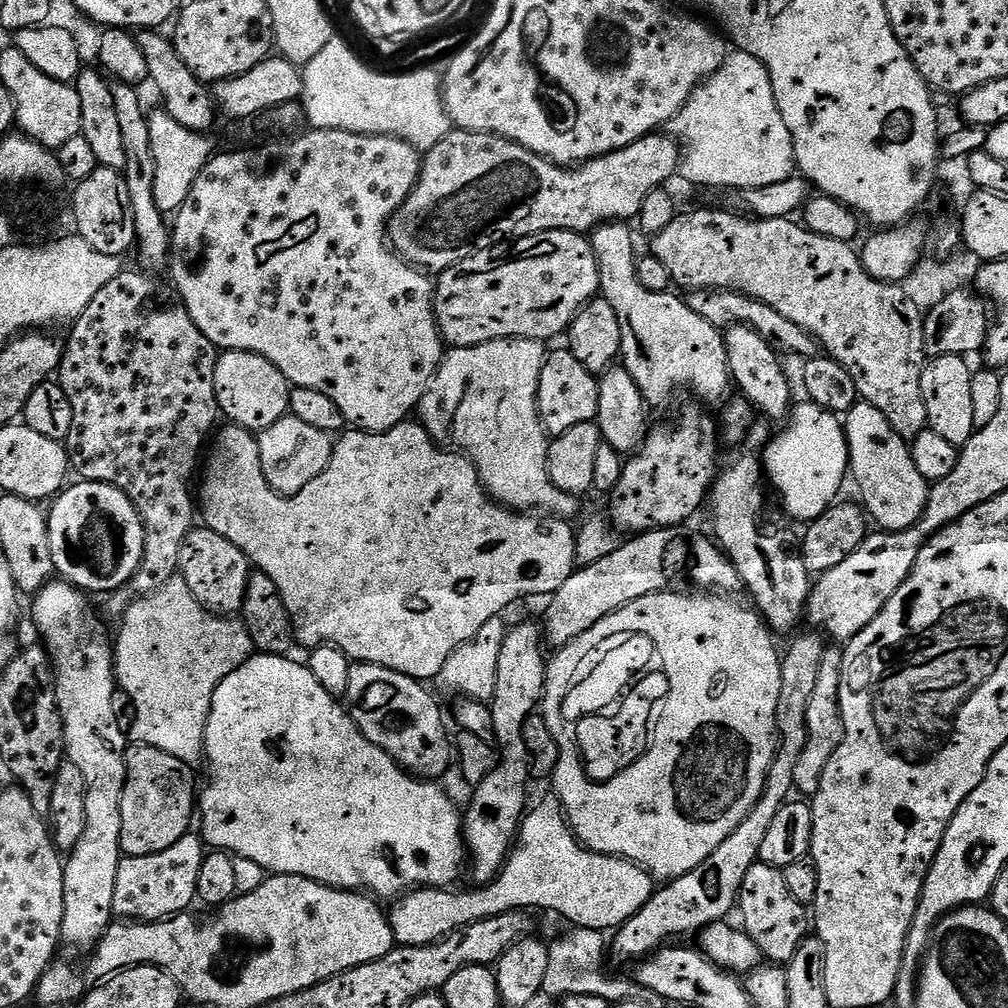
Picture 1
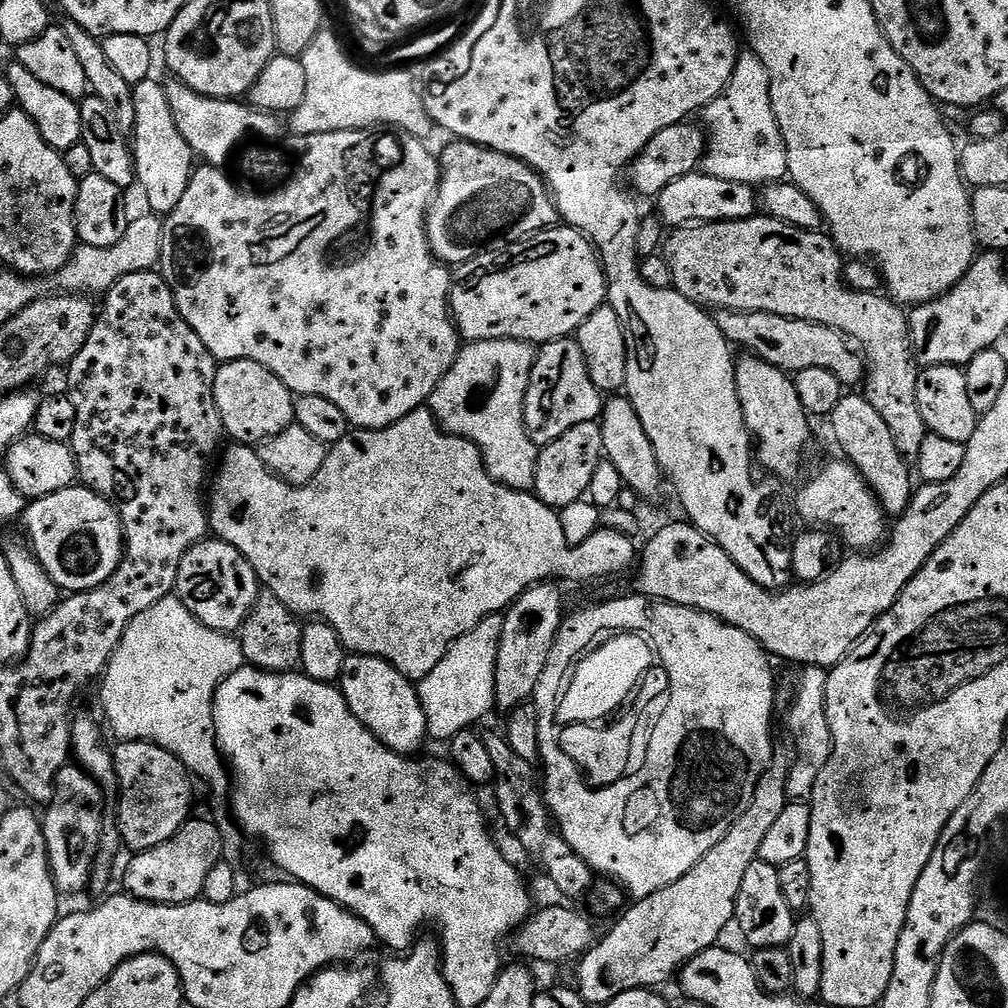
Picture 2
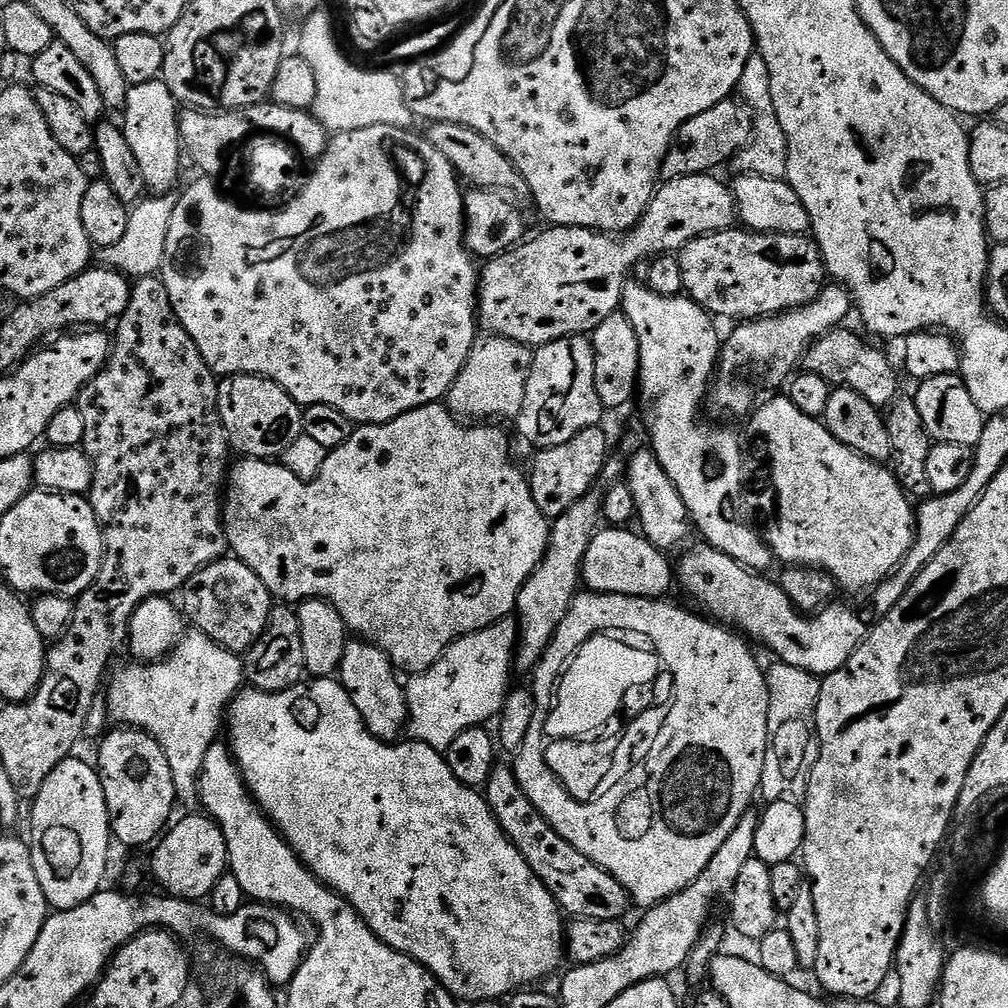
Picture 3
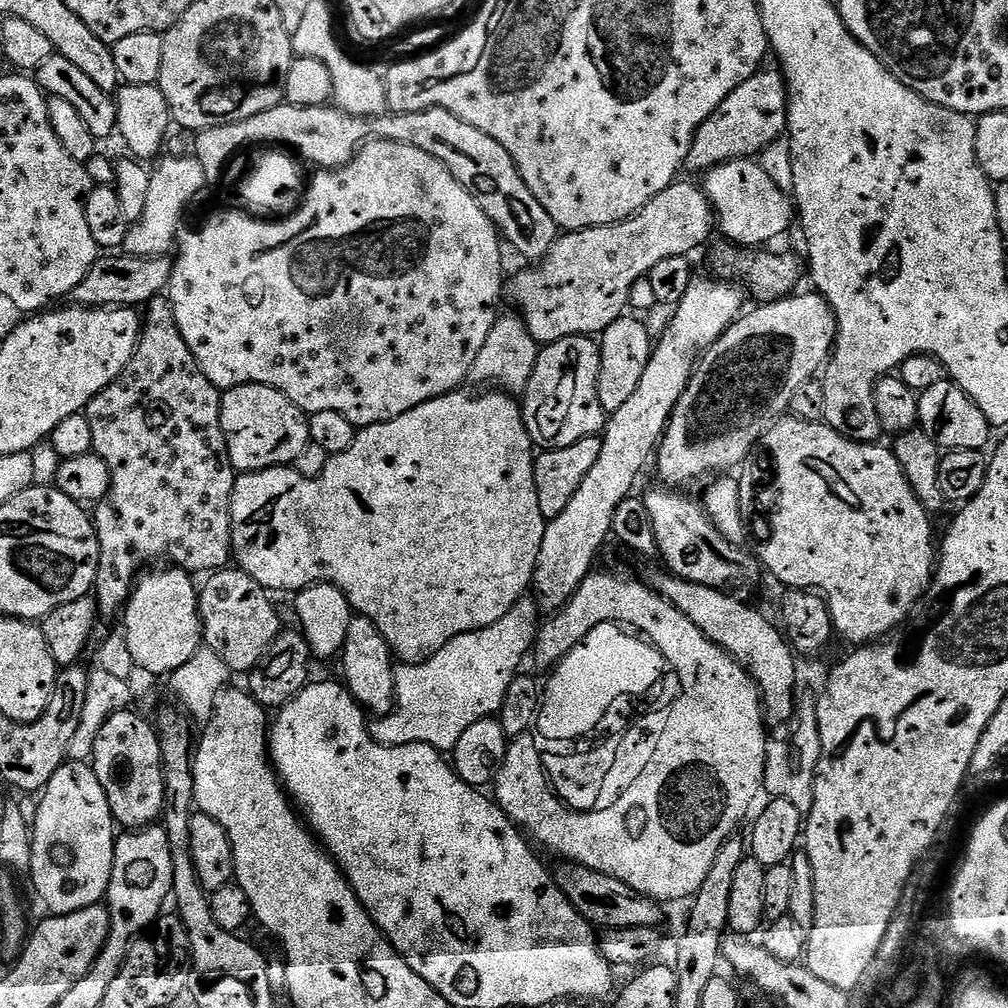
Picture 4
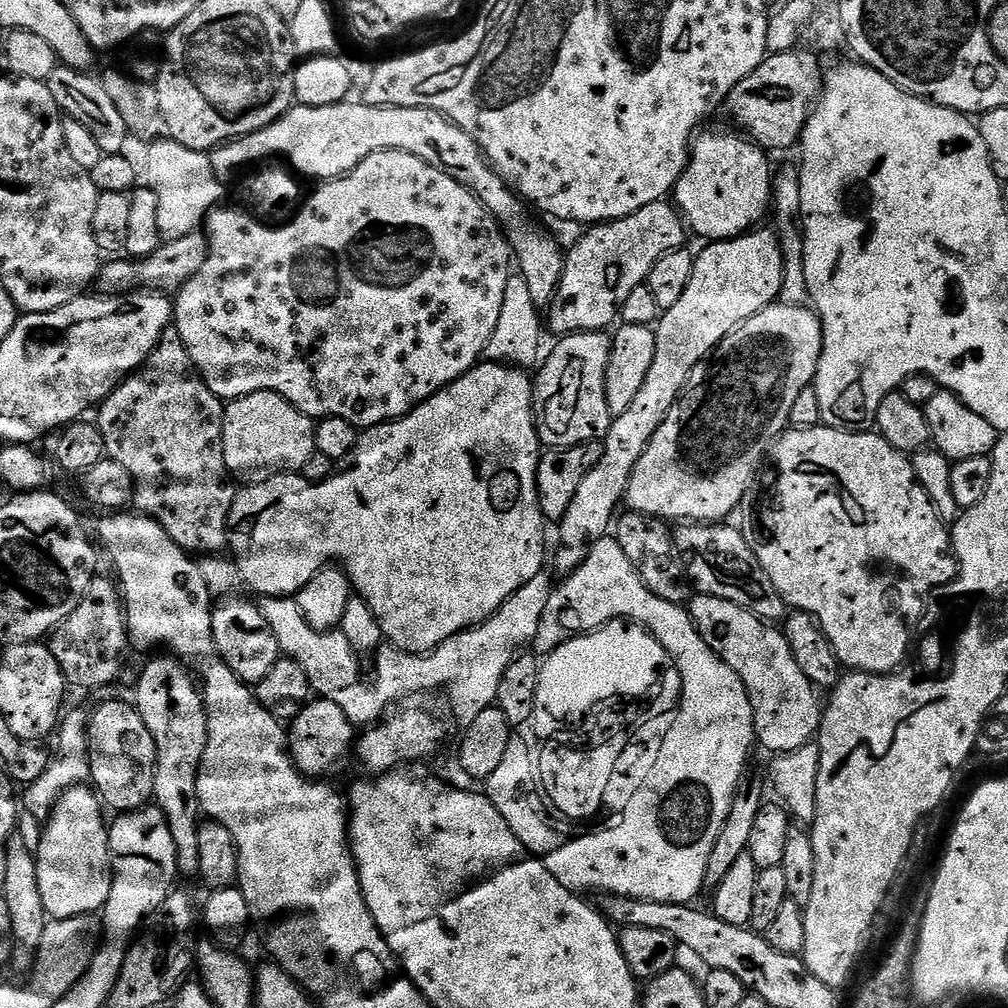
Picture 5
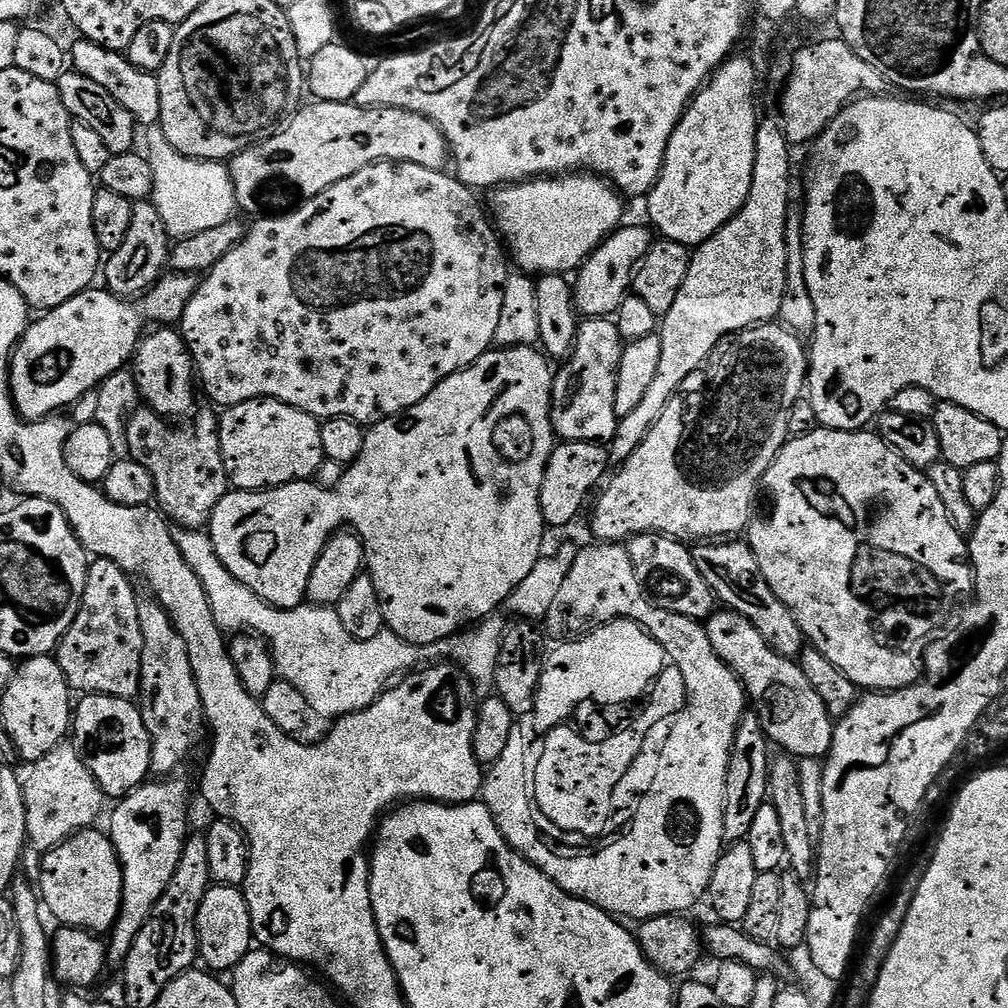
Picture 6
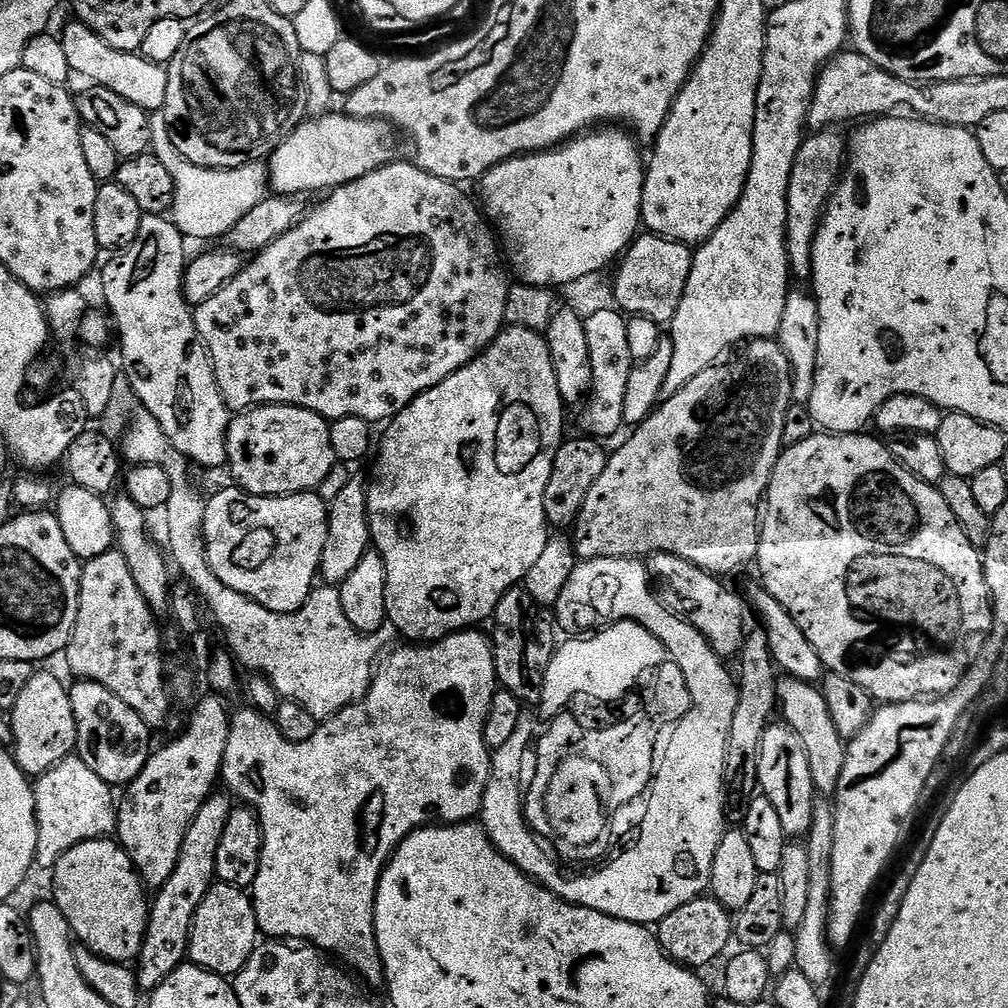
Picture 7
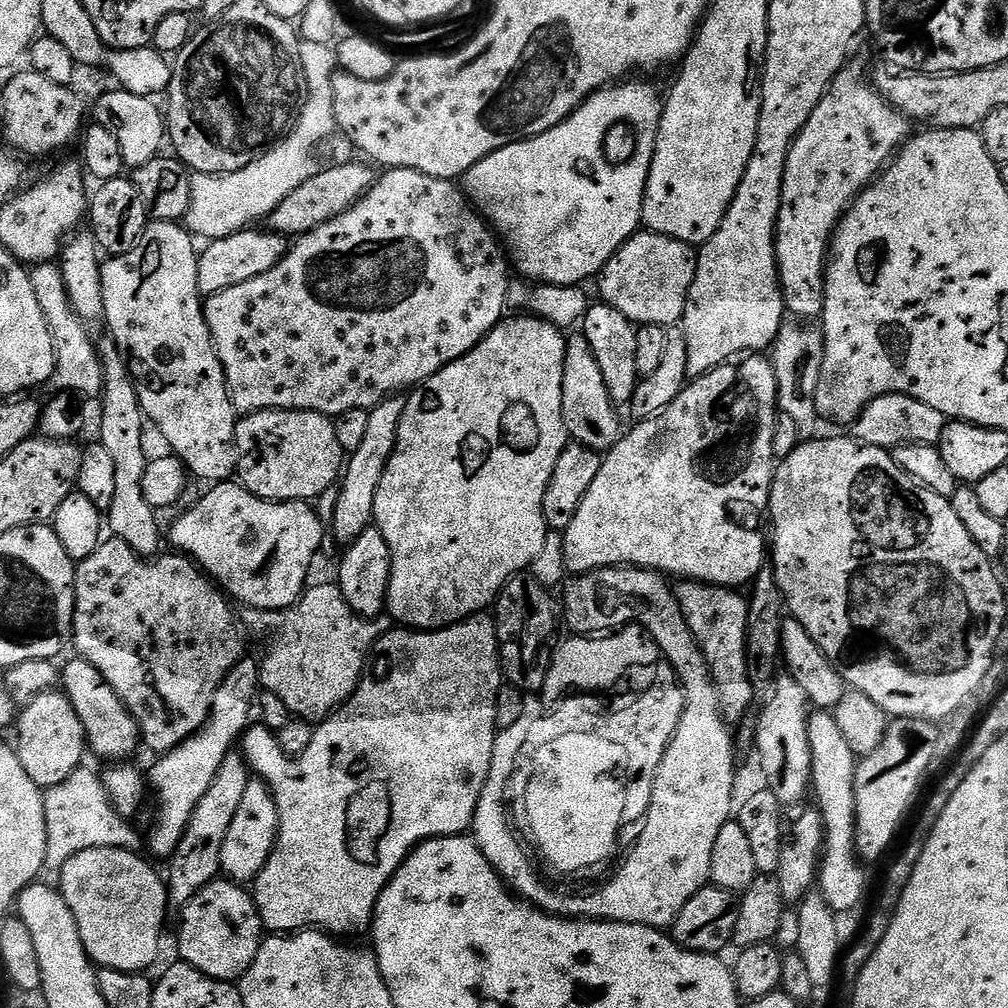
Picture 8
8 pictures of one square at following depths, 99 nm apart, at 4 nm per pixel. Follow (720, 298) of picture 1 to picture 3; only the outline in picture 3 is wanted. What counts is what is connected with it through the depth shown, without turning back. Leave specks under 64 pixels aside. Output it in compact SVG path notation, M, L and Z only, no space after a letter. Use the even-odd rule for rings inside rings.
M848 326L832 329L824 336L819 336L808 347L804 355L803 371L813 372L833 386L847 386L852 392L858 393L878 410L891 409L898 399L896 391L900 388L900 380L896 377L896 368L888 361L884 352L879 352L872 344L867 344L856 332L851 332Z

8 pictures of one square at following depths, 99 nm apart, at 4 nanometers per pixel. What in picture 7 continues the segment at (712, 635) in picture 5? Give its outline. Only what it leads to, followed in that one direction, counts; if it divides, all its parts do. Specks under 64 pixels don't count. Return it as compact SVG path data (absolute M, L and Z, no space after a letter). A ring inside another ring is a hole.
M784 678L776 685L776 702L783 723L788 724L798 738L802 738L802 746L806 746L806 754L810 758L810 774L814 778L814 786L821 797L831 797L838 786L838 777L842 774L845 741L841 740L838 730L834 730L834 722L830 722L830 710L826 710L826 698L819 687L807 680Z

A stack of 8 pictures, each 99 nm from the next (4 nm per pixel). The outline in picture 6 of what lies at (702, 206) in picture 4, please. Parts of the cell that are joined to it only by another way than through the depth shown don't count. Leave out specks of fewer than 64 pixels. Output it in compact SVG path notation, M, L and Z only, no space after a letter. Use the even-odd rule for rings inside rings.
M636 224L630 225L629 228L627 226L617 228L580 265L574 276L574 295L576 311L581 317L608 318L620 309L620 303L629 295L632 277L636 275L640 261L654 243L653 233L645 228L639 228Z

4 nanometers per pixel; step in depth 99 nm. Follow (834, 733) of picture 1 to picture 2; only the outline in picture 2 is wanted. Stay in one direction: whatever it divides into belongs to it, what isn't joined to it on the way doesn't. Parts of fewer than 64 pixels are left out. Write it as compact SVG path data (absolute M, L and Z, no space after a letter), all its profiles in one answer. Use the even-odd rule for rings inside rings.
M809 665L800 678L798 694L794 700L794 706L789 710L786 718L789 732L796 737L796 756L794 757L788 771L787 792L789 799L802 802L809 799L813 792L814 782L817 781L818 774L825 768L826 762L832 755L832 731L829 730L827 712L825 710L825 692L828 682L829 671L825 668Z

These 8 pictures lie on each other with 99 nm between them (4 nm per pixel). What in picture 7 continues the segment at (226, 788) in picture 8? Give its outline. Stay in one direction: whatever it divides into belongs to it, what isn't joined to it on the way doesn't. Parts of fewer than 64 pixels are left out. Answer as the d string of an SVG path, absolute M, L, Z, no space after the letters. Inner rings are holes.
M213 794L208 797L206 802L202 802L198 814L194 814L194 818L186 830L186 838L182 838L182 850L178 858L178 866L174 866L174 874L170 874L170 878L166 878L166 882L155 893L156 900L154 896L151 901L148 913L148 932L144 936L142 950L138 957L140 968L135 969L136 982L141 989L155 990L174 969L185 963L188 954L188 934L192 931L192 919L202 898L206 898L206 894L212 889L216 880L218 841L222 838L222 830L226 830L226 818L230 818L234 807L233 797L228 794L223 795Z

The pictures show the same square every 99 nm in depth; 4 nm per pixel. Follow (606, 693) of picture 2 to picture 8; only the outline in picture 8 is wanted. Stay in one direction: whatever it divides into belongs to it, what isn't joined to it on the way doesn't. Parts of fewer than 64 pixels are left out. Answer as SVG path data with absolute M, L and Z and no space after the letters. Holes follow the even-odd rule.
M627 625L620 631L605 636L572 636L557 647L553 657L551 670L547 672L546 682L543 684L541 697L554 700L560 692L568 686L604 687L608 685L620 672L634 669L639 665L655 663L661 655L657 644L640 625Z

